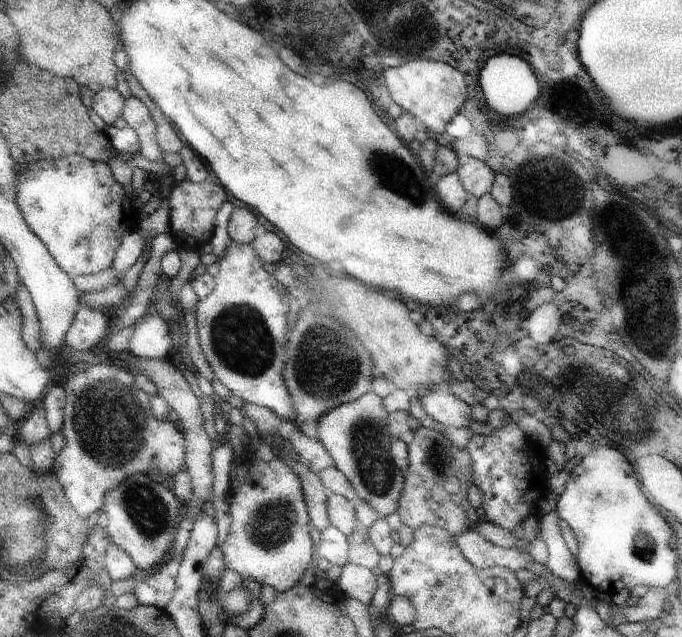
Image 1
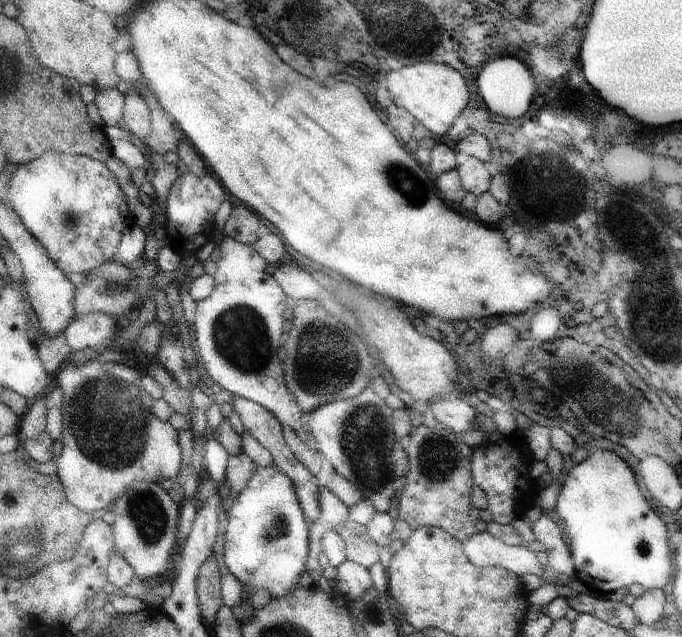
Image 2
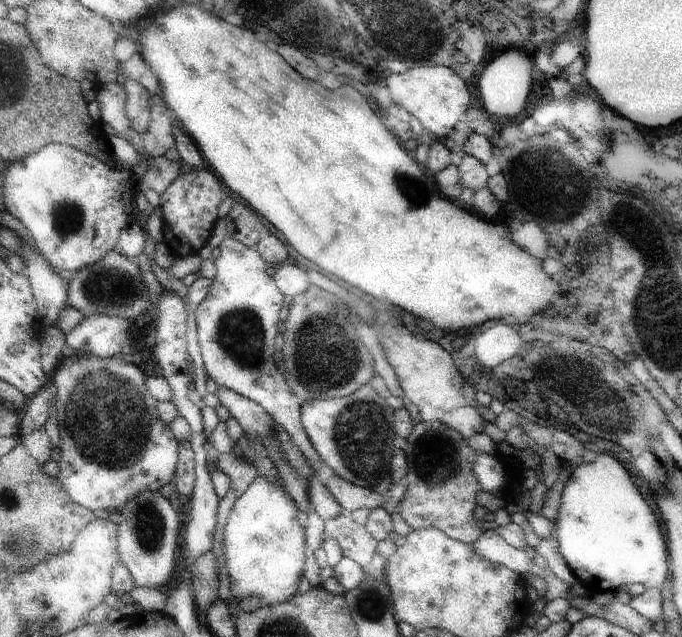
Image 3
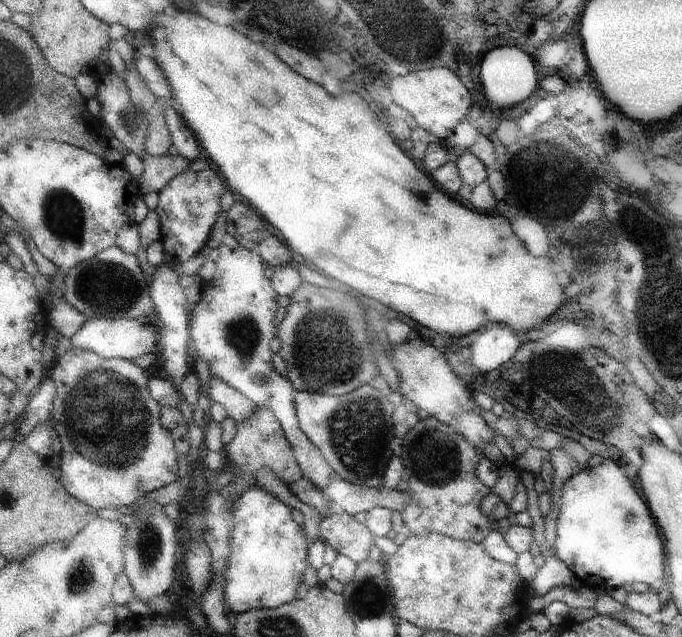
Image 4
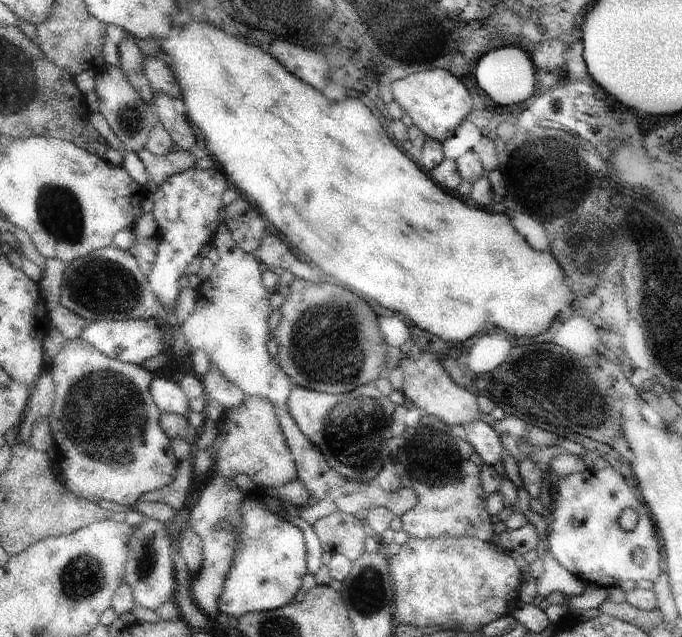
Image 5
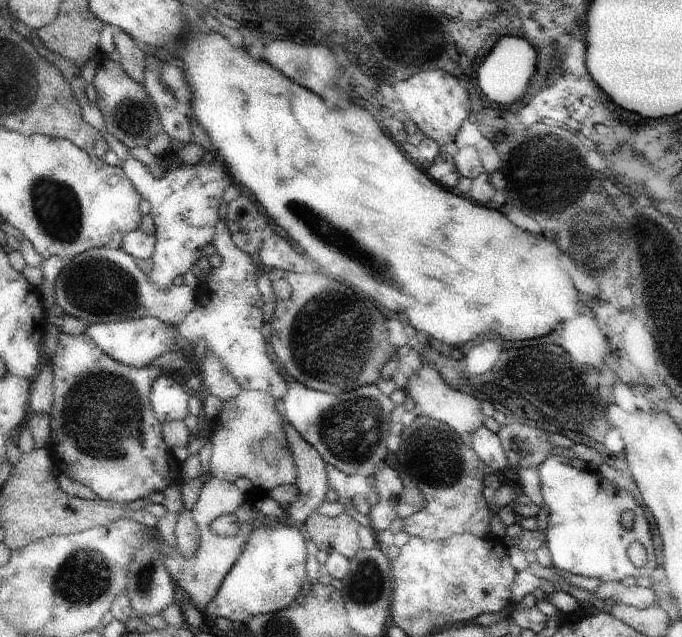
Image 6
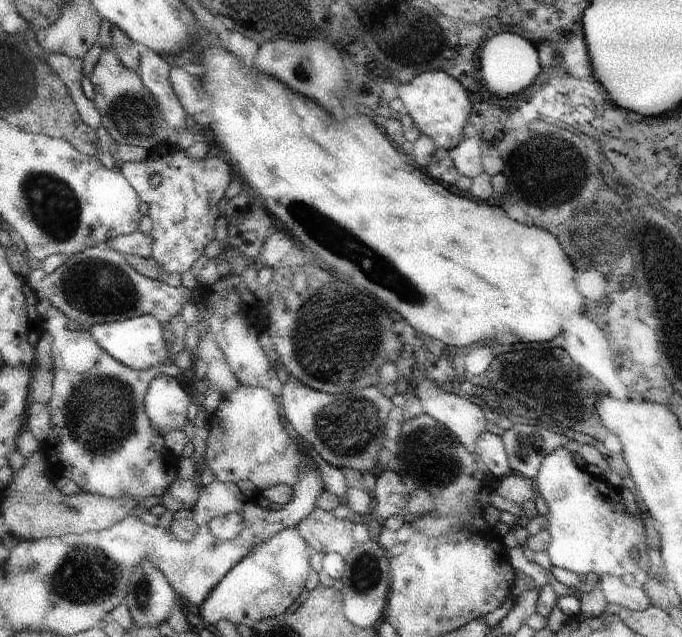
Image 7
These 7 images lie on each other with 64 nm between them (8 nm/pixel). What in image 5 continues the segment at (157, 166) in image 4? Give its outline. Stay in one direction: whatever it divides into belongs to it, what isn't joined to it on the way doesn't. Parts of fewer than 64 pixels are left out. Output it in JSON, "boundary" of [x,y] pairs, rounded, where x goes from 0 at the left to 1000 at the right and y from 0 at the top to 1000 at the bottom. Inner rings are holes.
{"boundary":[[[216,232],[204,239],[204,248],[213,257],[218,276],[221,276],[221,289],[239,289],[242,283],[248,283],[251,276],[274,270],[299,254],[289,251],[286,239],[271,239],[262,235],[248,243],[227,245],[224,239],[218,239]]]}

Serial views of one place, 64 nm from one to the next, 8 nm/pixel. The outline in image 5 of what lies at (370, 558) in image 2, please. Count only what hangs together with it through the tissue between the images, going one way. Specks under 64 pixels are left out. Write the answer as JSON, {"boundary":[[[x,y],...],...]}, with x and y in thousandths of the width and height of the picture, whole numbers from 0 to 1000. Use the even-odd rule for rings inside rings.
{"boundary":[[[497,801],[468,815],[457,830],[475,865],[503,870],[515,881],[538,868],[537,848],[545,840],[535,818]]]}

